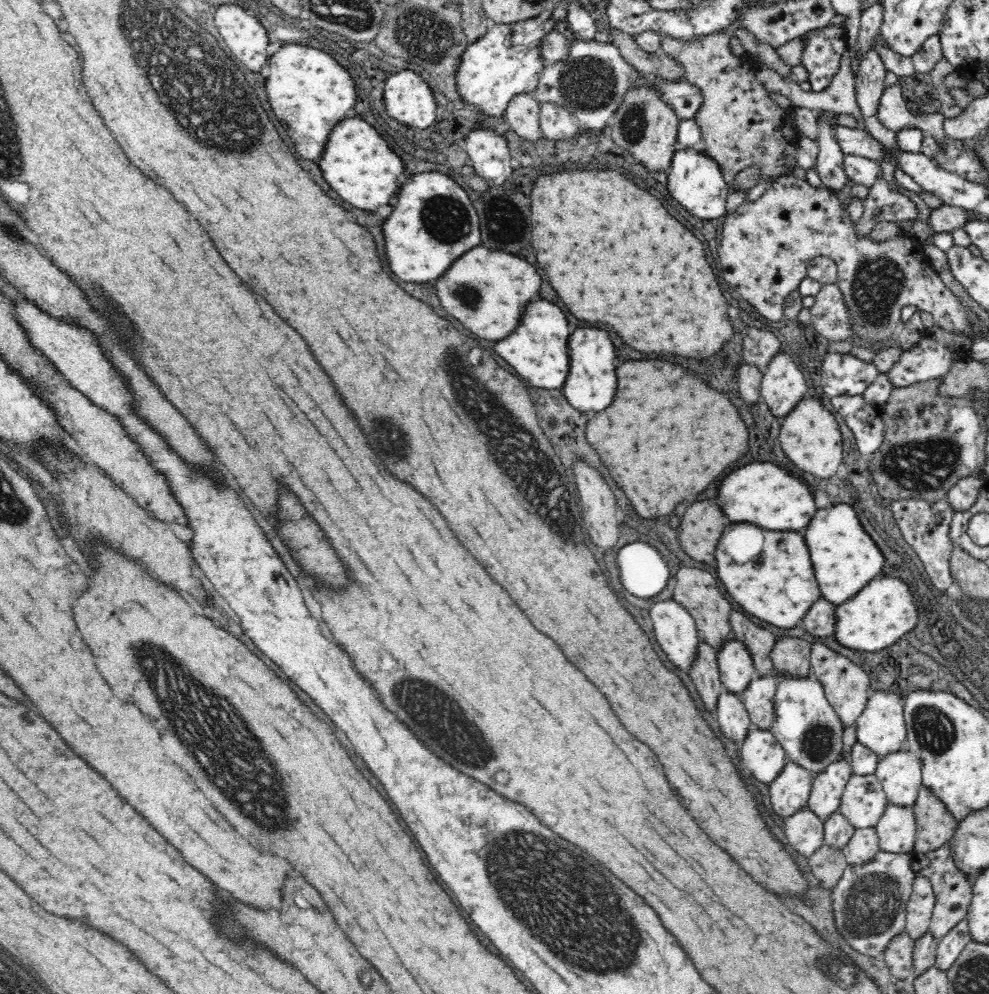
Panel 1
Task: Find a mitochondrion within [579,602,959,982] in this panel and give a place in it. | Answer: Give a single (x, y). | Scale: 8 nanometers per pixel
(872, 903)

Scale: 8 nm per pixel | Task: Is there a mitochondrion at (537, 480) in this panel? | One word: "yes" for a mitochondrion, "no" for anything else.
yes

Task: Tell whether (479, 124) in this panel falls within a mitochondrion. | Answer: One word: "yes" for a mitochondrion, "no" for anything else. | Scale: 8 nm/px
no

